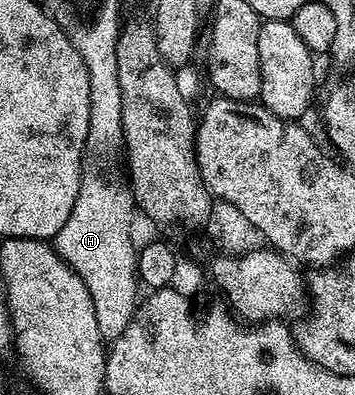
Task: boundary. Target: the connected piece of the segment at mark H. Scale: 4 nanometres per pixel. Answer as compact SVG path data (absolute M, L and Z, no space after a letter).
M88 172L79 182L77 203L73 203L73 211L69 211L65 227L61 227L61 231L53 239L56 253L70 269L81 275L81 283L89 287L89 295L93 299L93 311L97 311L97 327L105 339L120 337L137 316L141 285L135 271L137 244L135 245L134 239L131 238L131 209L133 210L131 190L124 182L122 185L121 182L114 181L103 173Z

